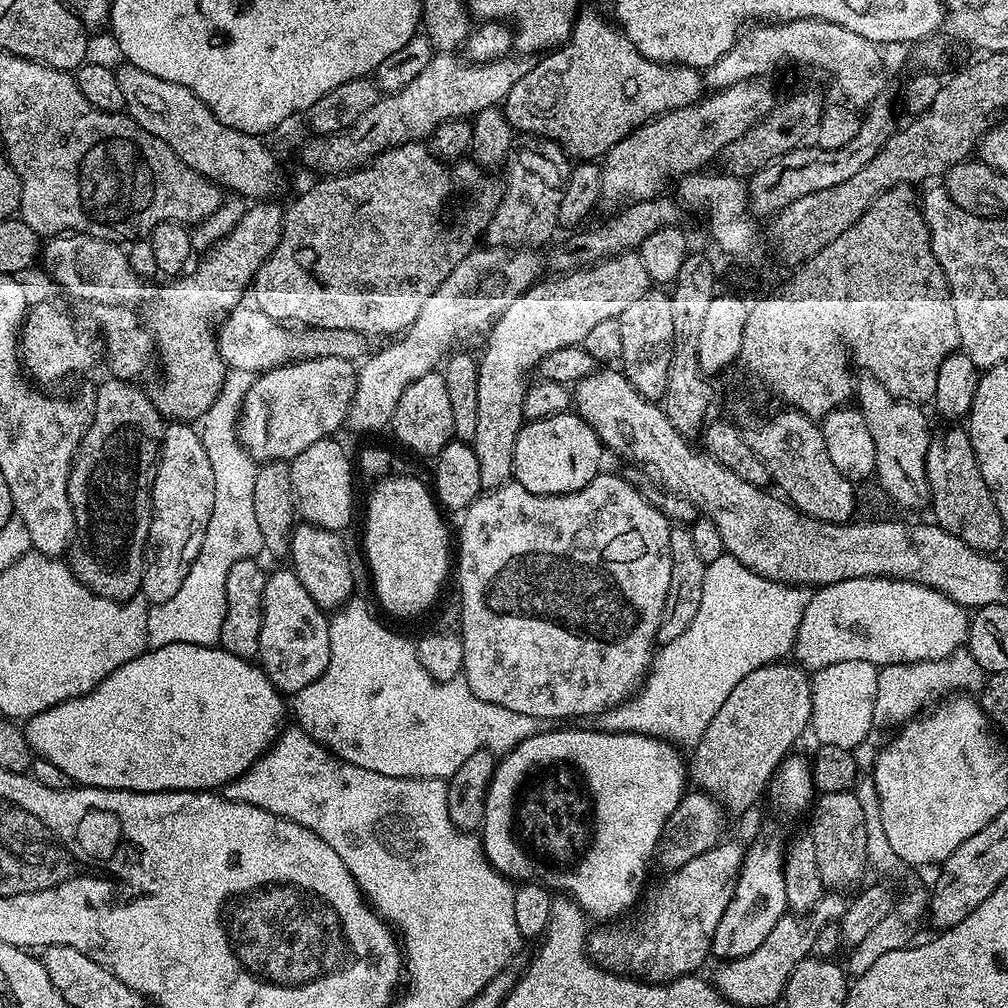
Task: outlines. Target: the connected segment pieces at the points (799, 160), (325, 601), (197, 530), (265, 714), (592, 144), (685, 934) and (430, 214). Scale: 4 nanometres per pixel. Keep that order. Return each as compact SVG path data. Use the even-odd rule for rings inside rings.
M881 94L868 105L860 121L858 134L854 134L854 139L846 146L838 150L801 146L790 154L782 154L782 158L778 158L773 164L751 177L748 184L751 211L757 217L770 214L772 216L806 194L838 186L838 182L846 182L846 178L858 174L858 170L862 170L862 166L866 166L870 158L874 158L874 154L882 150L882 146L886 146L886 142L896 131L898 123L896 124L896 116L892 113L892 104L887 100L887 95Z
M300 522L293 527L292 541L288 544L292 571L302 586L306 586L310 598L314 598L314 602L325 610L335 610L347 604L353 595L352 560L348 557L348 548L342 537L340 532Z
M172 422L165 427L160 459L152 477L152 517L144 547L144 573L140 583L149 605L170 602L202 550L206 526L214 514L214 466L202 446L199 431L188 422Z
M178 642L145 650L138 658L118 666L118 670L111 672L98 687L90 690L85 696L75 696L66 702L55 704L53 708L42 710L42 714L28 717L23 729L33 753L39 759L54 762L58 770L64 771L72 779L73 785L85 788L125 788L127 792L206 792L220 790L231 784L272 747L285 723L284 708L286 712L285 697L272 685L263 668L251 659L230 654L219 646L207 648Z
M587 8L577 15L568 43L541 55L532 68L514 82L502 105L504 117L517 133L553 140L569 157L580 162L592 162L607 156L609 148L641 124L663 116L669 108L690 106L702 96L701 73L697 69L685 68L683 64L660 64L646 58L611 19L603 20L594 9Z
M725 839L716 847L706 850L706 854L698 854L698 858L690 858L686 866L673 868L668 876L643 901L639 909L640 921L637 924L612 922L607 926L596 926L587 933L588 954L600 965L617 976L639 978L653 984L666 984L669 980L677 980L701 971L704 959L709 959L712 951L712 939L726 914L726 906L730 906L730 898L734 896L736 883L744 865L745 845L736 840Z
M417 142L415 144L403 144L397 148L387 148L381 156L375 156L372 163L364 165L363 168L356 168L353 172L346 172L339 176L329 176L327 178L320 178L313 188L308 188L292 205L287 205L284 214L284 233L282 234L278 246L270 254L270 258L256 271L256 278L254 281L254 293L256 292L256 300L254 299L255 307L261 308L266 314L270 314L272 320L279 320L281 322L291 322L296 326L303 326L305 328L329 328L330 330L354 330L360 332L369 338L375 336L388 336L384 338L392 338L397 334L407 332L409 326L418 318L419 312L422 311L422 305L426 303L426 298L430 298L430 294L434 294L434 290L438 290L438 286L442 286L442 282L446 282L446 278L450 278L450 270L454 270L454 266L458 266L458 262L462 262L462 258L466 258L466 254L477 251L478 245L481 243L482 234L487 233L490 226L490 218L494 218L494 210L498 210L498 202L504 196L504 185L498 179L487 180L485 169L481 168L479 164L473 162L471 159L465 158L448 163L439 160L431 147L427 143Z

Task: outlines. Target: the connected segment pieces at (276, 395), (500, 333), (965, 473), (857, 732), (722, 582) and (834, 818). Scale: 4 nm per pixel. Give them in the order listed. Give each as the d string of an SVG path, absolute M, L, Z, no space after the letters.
M342 358L297 360L281 368L257 375L249 383L248 393L238 413L238 439L257 462L292 461L306 446L329 439L345 427L348 411L356 393L353 361Z
M635 251L612 256L583 270L565 272L555 277L557 280L541 279L514 298L510 306L492 321L487 329L488 341L484 353L478 356L478 419L474 438L470 441L474 454L478 454L478 471L482 477L482 489L500 488L513 479L514 442L518 442L520 429L526 421L522 414L522 398L526 387L524 375L531 373L546 354L553 353L562 346L583 345L586 334L601 322L619 318L622 310L627 310L637 298L642 298L650 290L650 281L642 258Z
M948 426L945 432L936 432L926 450L926 478L931 519L942 530L954 534L966 546L985 554L995 553L1004 540L1006 525L998 514L991 490L982 478L972 439L960 426Z
M834 662L834 666L817 668L811 673L812 681L812 723L811 735L816 735L815 743L826 746L842 746L849 750L858 746L858 742L869 739L874 725L874 694L878 694L878 674L880 668L870 662Z
M726 554L718 558L718 562L710 562L704 569L702 602L692 625L682 630L674 642L663 645L655 653L643 684L627 700L600 713L599 727L605 732L640 732L644 736L669 741L684 750L695 748L702 734L706 734L710 718L718 714L722 702L730 698L730 690L734 690L746 674L754 674L754 670L762 666L783 661L787 657L784 655L795 649L798 626L802 626L802 614L811 597L812 592L807 587L768 580L751 572L733 556Z
M853 791L821 793L813 803L810 813L808 838L814 844L819 877L827 889L843 891L858 883L869 865L866 854L865 815Z

